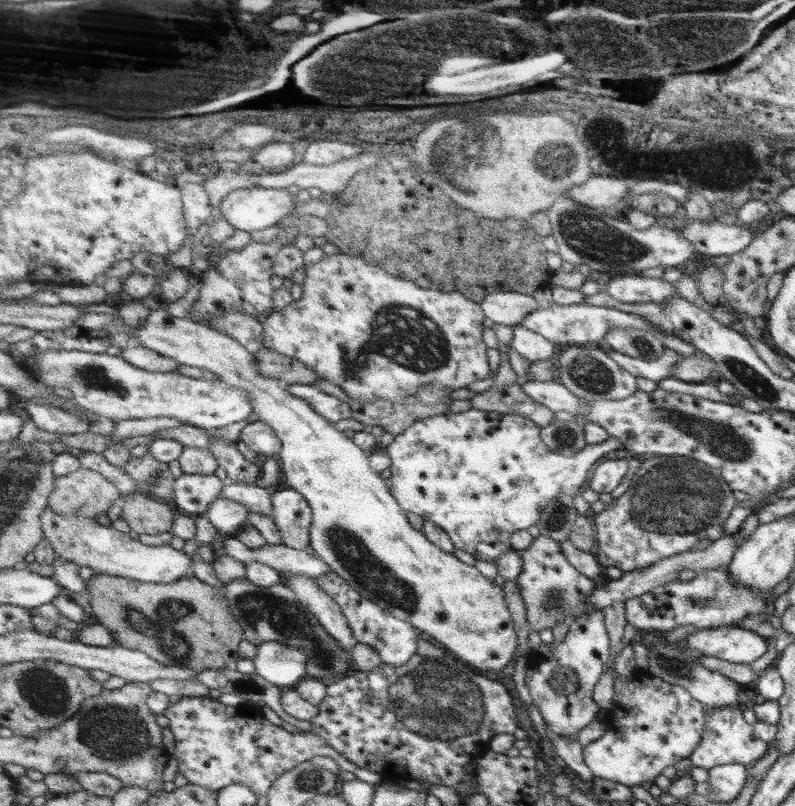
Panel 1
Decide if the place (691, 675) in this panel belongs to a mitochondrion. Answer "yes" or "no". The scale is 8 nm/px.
yes

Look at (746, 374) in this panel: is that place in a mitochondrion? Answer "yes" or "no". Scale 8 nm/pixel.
yes

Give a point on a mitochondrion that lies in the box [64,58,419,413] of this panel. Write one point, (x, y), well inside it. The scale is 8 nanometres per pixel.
(102, 380)

